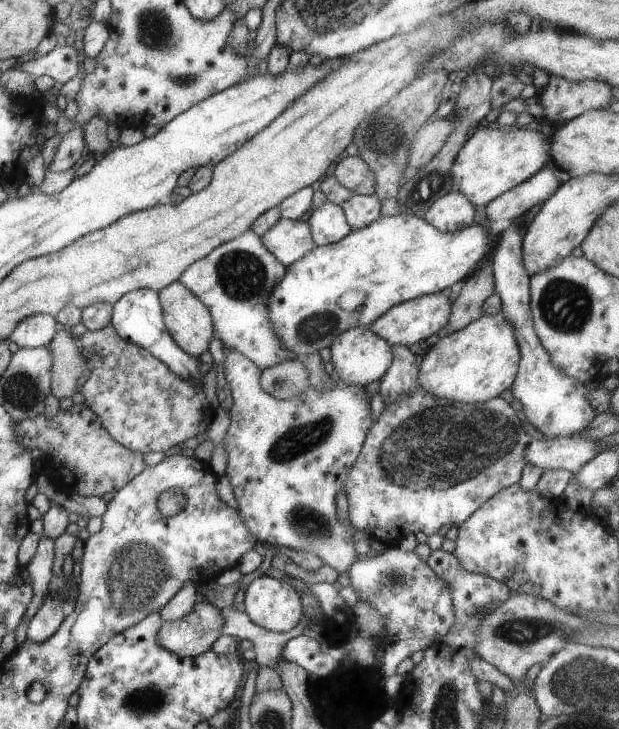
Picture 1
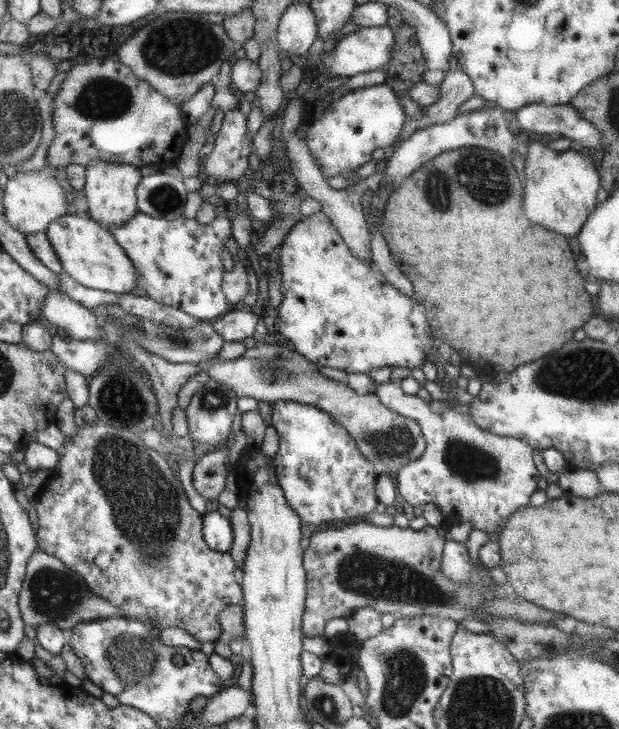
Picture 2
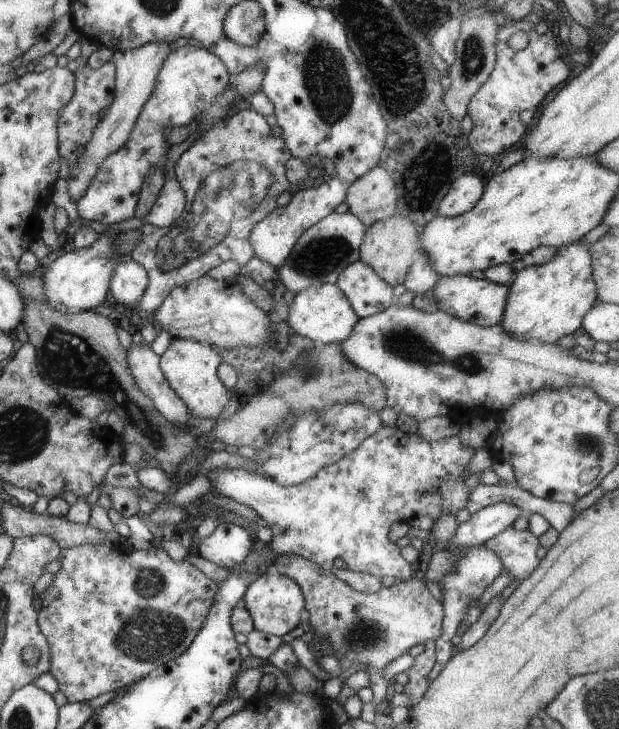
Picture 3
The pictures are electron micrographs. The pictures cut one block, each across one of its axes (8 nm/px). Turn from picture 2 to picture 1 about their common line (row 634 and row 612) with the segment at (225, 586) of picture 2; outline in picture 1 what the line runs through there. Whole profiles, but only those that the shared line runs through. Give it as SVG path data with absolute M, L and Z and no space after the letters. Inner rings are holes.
M197 598L187 615L177 620L161 620L161 626L155 634L155 640L164 650L177 654L179 657L191 658L191 656L201 655L211 649L213 642L221 636L223 624L224 620L220 616L220 610Z

